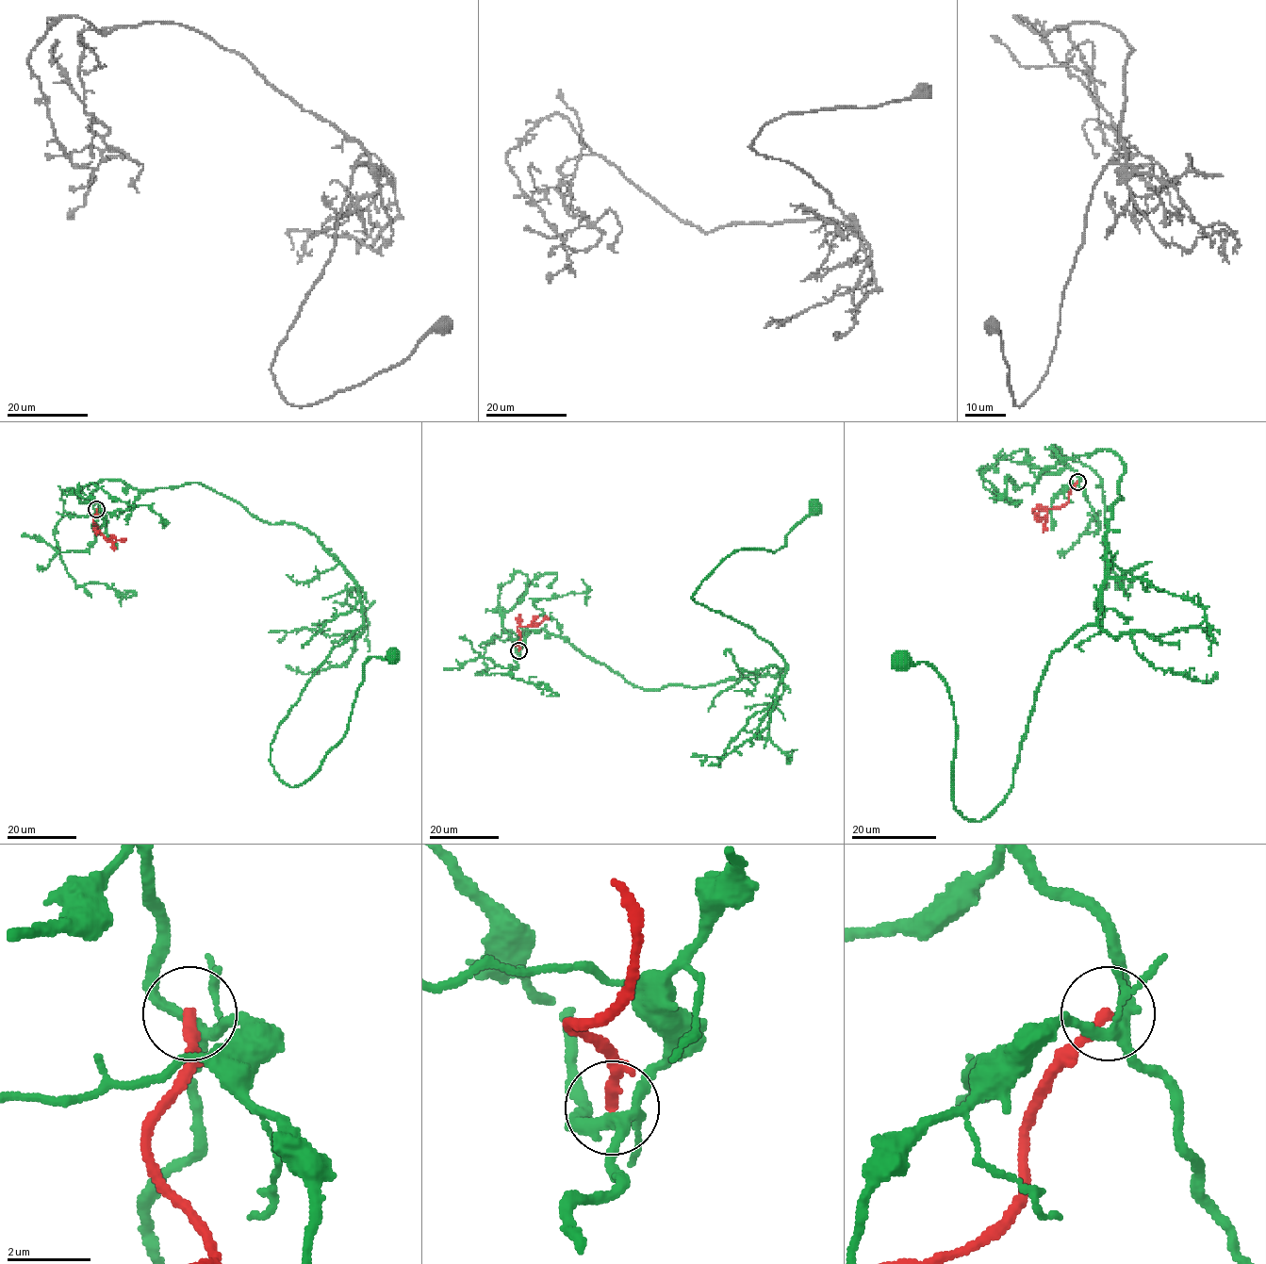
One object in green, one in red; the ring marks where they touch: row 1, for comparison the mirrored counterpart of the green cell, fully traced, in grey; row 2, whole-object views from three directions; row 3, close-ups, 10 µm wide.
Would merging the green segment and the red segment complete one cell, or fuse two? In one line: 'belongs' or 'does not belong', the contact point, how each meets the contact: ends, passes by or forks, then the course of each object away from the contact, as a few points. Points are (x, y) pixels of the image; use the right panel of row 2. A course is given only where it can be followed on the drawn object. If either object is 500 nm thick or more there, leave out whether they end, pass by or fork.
does not belong | (1077, 482) | green forks | red ends | green via (1077, 482), (1052, 445), (1126, 469), (1100, 615), (1051, 656), (981, 820), (953, 800), (945, 681), (902, 661) | red via (1077, 482), (1063, 505), (1048, 508), (1046, 520), (1036, 517), (1042, 517)

